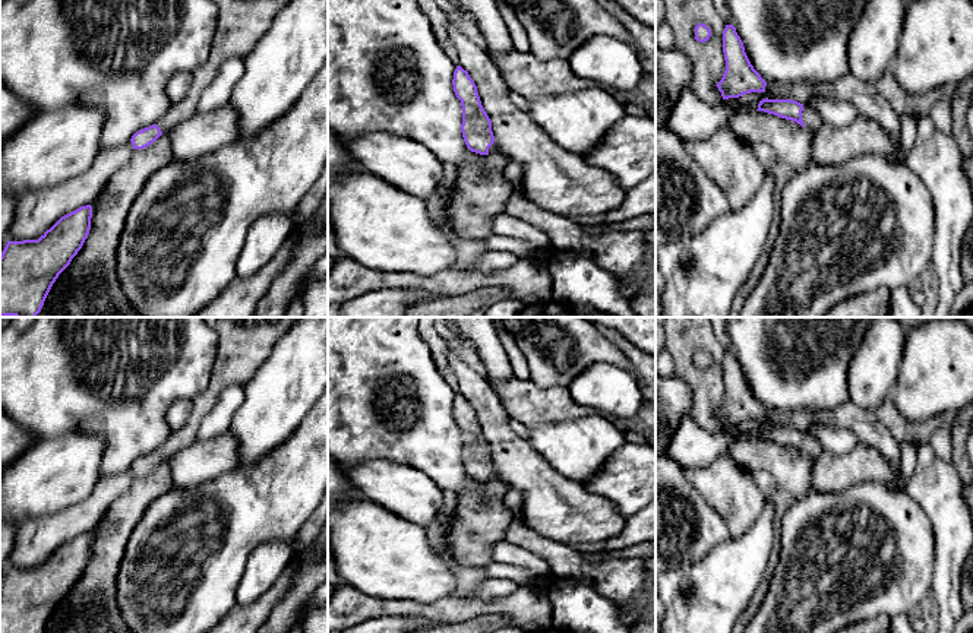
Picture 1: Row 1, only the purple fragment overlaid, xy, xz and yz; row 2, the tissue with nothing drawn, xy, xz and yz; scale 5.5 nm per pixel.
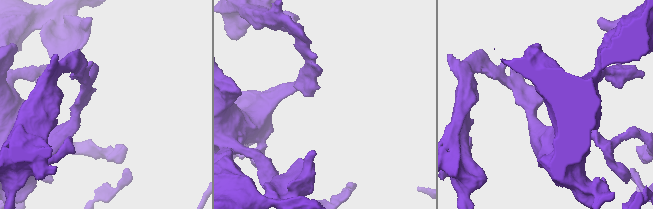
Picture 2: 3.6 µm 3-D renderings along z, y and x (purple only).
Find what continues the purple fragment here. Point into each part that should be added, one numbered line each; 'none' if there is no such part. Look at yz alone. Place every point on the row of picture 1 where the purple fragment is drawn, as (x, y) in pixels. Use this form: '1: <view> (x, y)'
1: yz (812, 122)

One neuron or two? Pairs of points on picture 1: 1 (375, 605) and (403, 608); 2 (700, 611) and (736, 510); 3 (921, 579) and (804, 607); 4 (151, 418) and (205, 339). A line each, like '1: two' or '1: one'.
1: one
2: two
3: one
4: one

